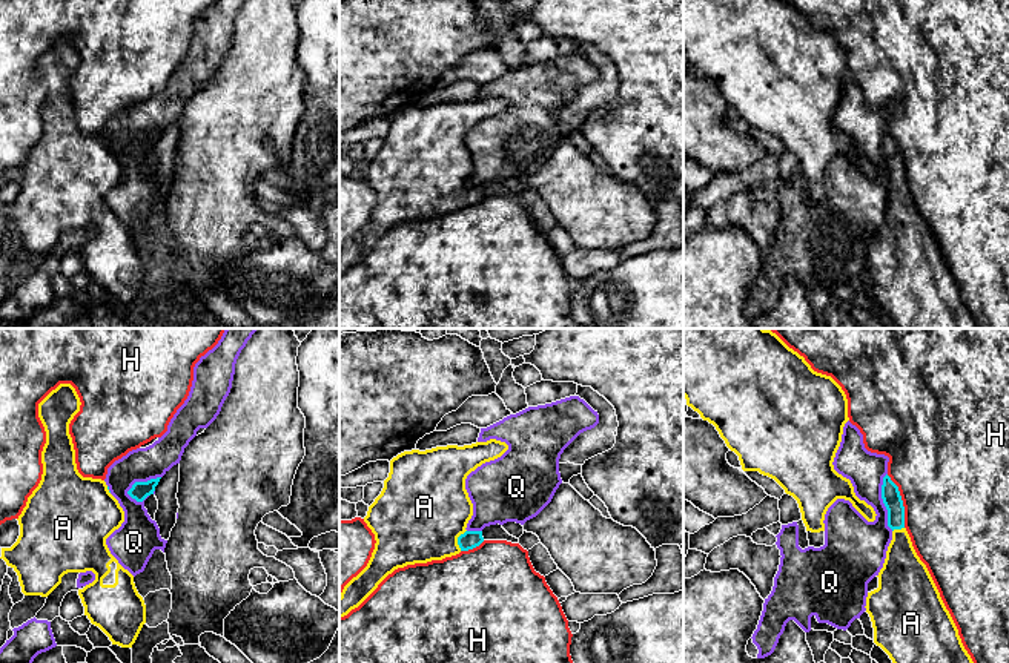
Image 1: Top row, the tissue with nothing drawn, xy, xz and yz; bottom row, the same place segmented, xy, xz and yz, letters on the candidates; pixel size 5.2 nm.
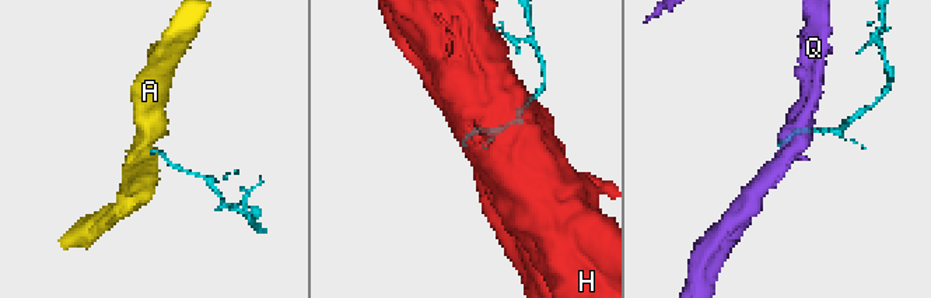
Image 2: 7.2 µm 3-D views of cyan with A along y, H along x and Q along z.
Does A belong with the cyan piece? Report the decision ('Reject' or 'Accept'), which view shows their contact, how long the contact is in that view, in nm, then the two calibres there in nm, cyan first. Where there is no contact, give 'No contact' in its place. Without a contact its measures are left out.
Accept. Touches cyan in xz. Shared border 120 nm. Thickness 100 nm (cyan) against 480 nm

